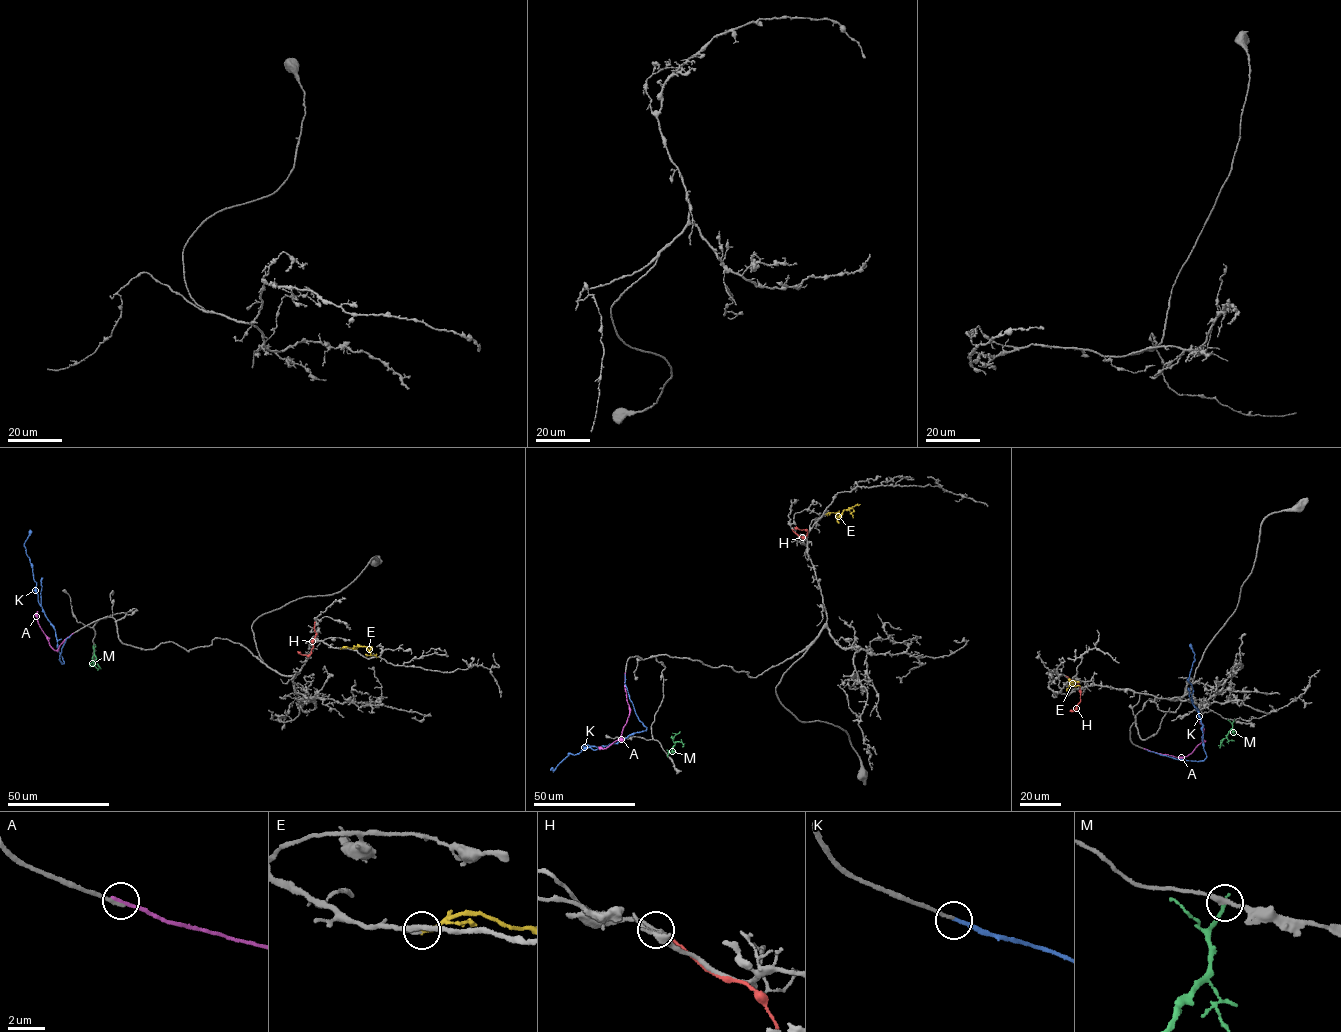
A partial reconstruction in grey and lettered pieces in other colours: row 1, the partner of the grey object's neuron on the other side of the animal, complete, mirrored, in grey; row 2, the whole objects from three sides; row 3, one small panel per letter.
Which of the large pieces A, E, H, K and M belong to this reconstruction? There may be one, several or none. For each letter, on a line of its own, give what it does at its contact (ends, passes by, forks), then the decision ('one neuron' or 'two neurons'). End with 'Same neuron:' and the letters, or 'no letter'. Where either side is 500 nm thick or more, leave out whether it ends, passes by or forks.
A: it ends there; two neurons
E: it ends there; one neuron
H: it ends there; two neurons
K: it ends there; one neuron
M: it ends there; two neurons
Same neuron: E, K

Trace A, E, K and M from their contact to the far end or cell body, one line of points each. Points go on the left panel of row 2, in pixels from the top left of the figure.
A: (72, 634), (55, 650), (38, 623), (37, 611)
E: (340, 648), (366, 647), (370, 653), (366, 655)
K: (71, 634), (61, 648), (59, 658), (63, 664), (54, 626), (39, 603), (32, 564), (24, 545), (30, 530)
M: (93, 646), (96, 658), (93, 663), (97, 670)

